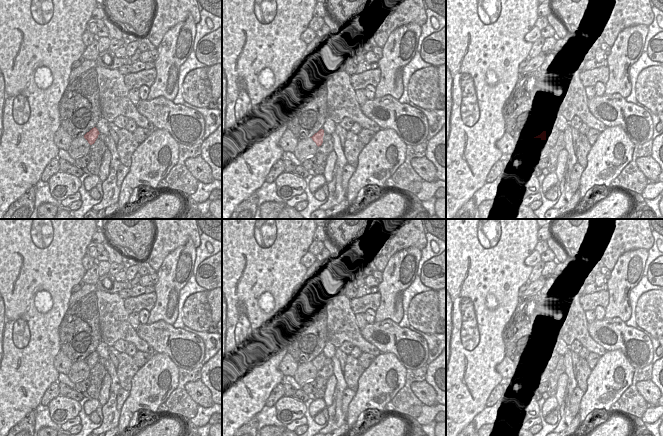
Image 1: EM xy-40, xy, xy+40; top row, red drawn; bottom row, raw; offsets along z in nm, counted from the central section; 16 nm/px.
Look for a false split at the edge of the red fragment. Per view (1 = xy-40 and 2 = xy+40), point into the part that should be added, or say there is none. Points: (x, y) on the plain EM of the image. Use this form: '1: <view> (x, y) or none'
1: none
2: xy+40 (552, 357)

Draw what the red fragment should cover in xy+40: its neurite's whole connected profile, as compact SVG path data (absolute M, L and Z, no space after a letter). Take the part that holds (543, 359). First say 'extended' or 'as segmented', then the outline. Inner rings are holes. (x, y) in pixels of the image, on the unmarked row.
extended; M550 349L546 355L543 355L540 359L534 362L540 362L541 364L546 364L546 361L549 360L553 364L557 364L557 356L556 354Z

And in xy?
extended; M320 353L317 357L315 357L312 361L310 361L316 369L319 371L323 367L323 362L327 362L329 364L332 364L332 358L327 358L324 356L323 353Z

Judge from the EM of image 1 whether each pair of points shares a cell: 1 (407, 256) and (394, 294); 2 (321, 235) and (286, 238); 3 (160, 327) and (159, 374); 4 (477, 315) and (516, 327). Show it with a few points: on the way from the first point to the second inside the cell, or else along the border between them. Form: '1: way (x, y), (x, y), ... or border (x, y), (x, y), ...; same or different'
1: way (403, 265), (395, 279), (394, 285); same
2: border (316, 229), (312, 240); different
3: border (156, 352), (164, 352), (177, 367); different
4: border (519, 304), (503, 331), (503, 341), (506, 348); different

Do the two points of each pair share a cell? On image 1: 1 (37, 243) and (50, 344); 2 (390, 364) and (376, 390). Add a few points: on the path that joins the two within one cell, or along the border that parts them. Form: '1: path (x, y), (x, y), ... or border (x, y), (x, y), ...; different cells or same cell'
1: path (37, 268), (37, 319); same cell
2: path (386, 370), (386, 375), (379, 384); same cell

